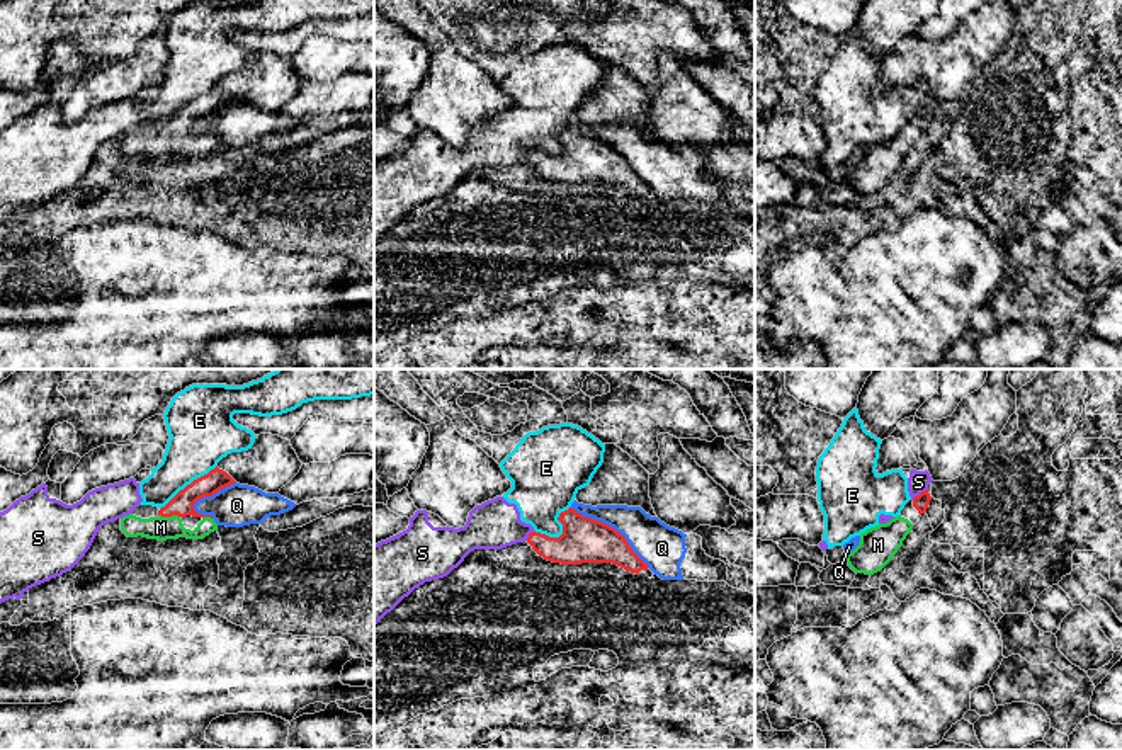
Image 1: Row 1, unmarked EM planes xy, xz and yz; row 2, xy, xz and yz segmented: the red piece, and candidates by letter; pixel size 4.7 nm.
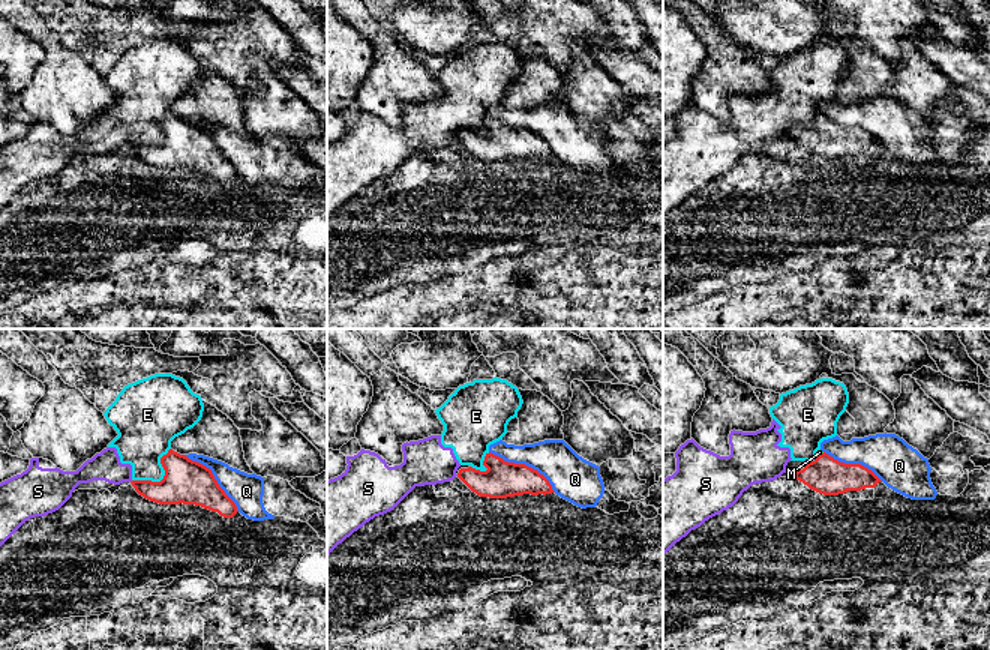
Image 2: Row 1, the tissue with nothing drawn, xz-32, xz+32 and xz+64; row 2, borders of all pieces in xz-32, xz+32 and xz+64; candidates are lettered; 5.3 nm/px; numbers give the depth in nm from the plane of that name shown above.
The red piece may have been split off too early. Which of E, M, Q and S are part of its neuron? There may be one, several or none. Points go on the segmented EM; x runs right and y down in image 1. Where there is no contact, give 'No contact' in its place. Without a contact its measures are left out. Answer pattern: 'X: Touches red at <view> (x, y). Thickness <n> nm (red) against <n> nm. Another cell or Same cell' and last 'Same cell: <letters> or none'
E: Touches red at xz (563, 533). Thickness 220 nm (red) against 320 nm. Another cell
M: Touches red at xy (170, 516). Thickness 110 nm (red) against 110 nm. Same cell
Q: Touches red at xz (612, 528). Thickness 220 nm (red) against 220 nm. Another cell
S: Touches red at yz (920, 494). Thickness 70 nm (red) against 100 nm. Another cell
Same cell: M

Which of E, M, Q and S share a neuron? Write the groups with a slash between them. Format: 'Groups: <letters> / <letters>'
Groups: E S / M / Q

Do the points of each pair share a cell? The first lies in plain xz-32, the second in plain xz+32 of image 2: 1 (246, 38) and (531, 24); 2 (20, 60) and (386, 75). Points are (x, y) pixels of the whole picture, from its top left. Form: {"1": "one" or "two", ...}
{"1": "one", "2": "two"}

